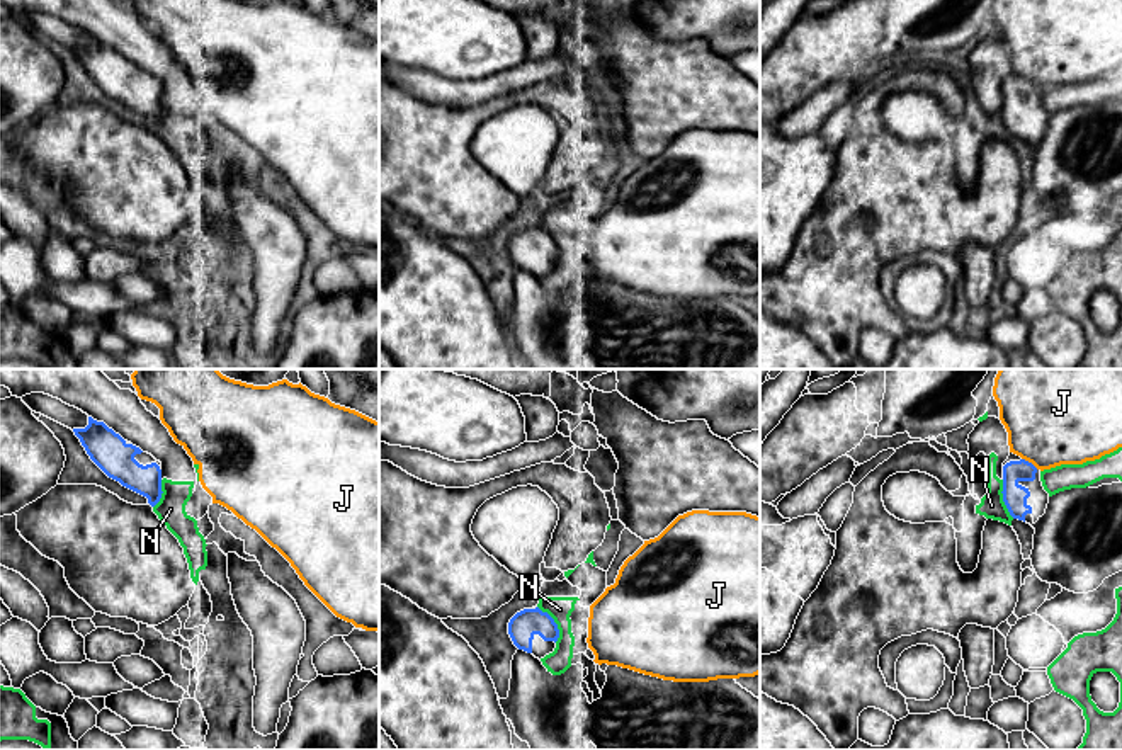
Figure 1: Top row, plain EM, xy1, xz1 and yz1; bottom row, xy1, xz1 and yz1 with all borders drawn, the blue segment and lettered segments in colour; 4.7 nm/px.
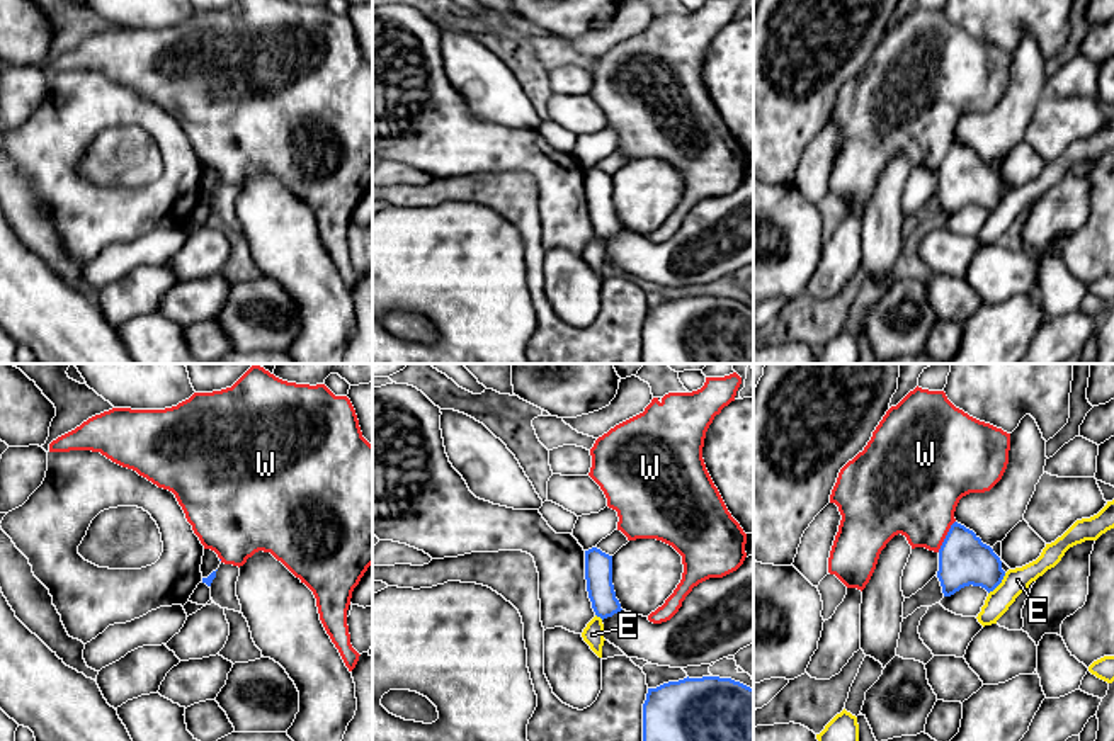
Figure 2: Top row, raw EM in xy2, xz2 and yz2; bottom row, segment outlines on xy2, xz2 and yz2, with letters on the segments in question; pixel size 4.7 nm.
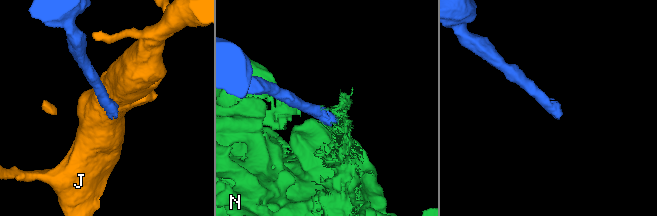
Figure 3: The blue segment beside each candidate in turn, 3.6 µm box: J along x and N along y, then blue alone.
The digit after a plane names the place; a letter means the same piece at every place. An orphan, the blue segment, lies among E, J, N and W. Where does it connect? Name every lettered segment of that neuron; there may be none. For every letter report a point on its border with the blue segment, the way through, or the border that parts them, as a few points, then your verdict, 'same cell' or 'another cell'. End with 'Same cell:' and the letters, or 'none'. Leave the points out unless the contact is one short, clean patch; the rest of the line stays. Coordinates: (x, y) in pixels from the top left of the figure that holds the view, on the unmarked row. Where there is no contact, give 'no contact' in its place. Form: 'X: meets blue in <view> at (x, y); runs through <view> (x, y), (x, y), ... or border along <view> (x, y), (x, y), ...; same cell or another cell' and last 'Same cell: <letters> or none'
E: meets blue in yz2 at (999, 203); border along yz2 (1006, 192), (988, 213); another cell
J: meets blue in yz1 at (1031, 82); border along yz1 (1022, 77), (1037, 87); another cell
N: meets blue in xz1 at (555, 242); border along xz1 (538, 225), (556, 244), (556, 261); another cell
W: meets blue in yz2 at (946, 155); another cell
Same cell: none

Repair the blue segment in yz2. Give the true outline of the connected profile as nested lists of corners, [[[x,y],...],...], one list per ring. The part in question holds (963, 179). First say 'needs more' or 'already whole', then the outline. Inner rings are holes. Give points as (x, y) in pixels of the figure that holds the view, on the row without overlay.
already whole; [[[954,141],[939,168],[937,197],[944,216],[964,206],[981,206],[988,212],[1003,199],[1000,177],[964,144]]]

